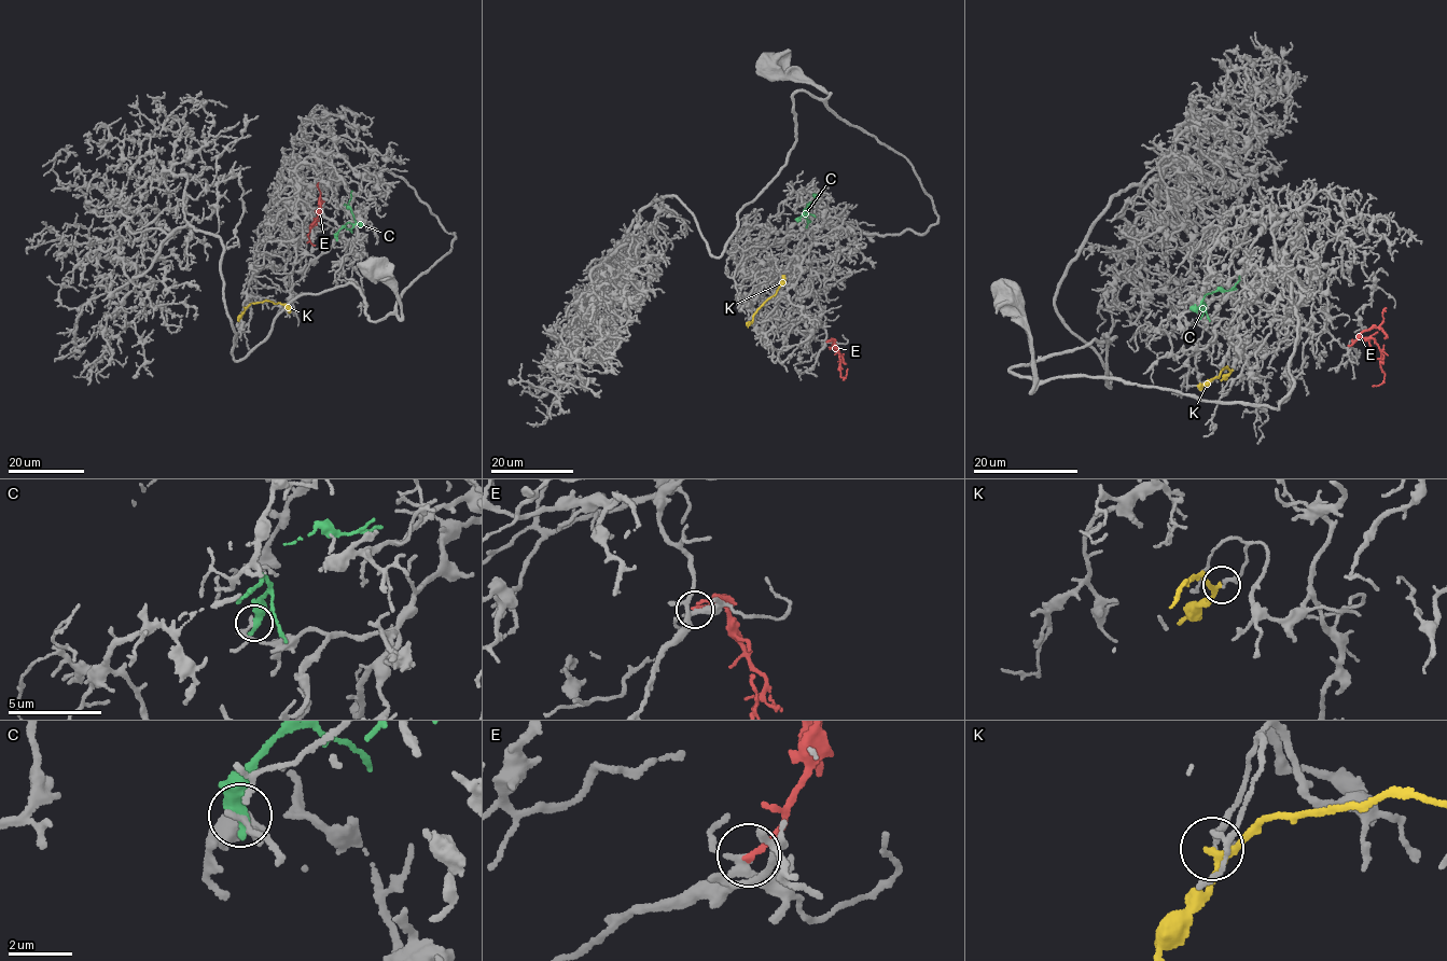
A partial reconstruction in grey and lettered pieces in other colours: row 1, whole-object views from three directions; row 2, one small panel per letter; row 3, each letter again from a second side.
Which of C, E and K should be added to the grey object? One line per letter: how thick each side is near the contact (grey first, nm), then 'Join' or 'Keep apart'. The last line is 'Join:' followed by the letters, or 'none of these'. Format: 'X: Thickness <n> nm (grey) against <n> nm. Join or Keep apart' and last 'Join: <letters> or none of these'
C: Thickness 140 nm (grey) against 480 nm. Keep apart
E: Thickness 190 nm (grey) against 190 nm. Keep apart
K: Thickness 140 nm (grey) against 200 nm. Keep apart
Join: none of these

